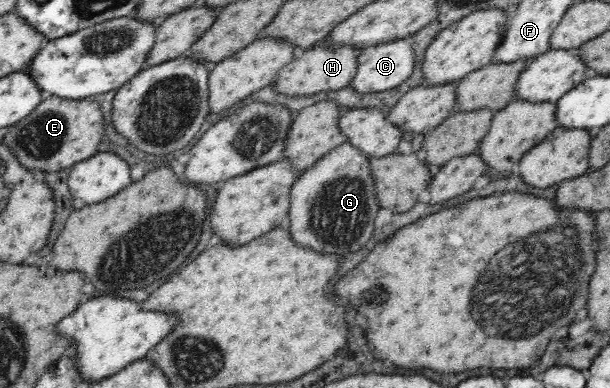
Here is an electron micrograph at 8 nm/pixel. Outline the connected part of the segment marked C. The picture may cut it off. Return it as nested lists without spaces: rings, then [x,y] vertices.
[[[408,37],[365,47],[359,55],[357,73],[349,84],[361,93],[370,94],[400,86],[419,65],[412,45],[413,41]]]

